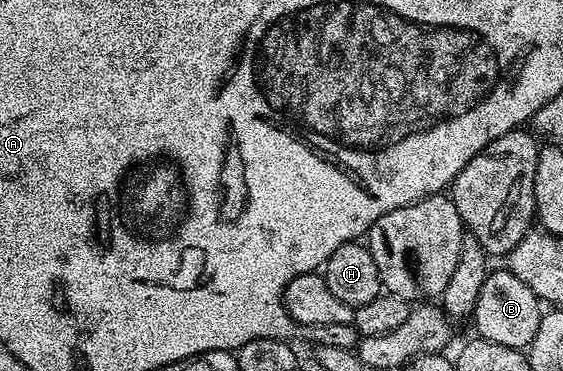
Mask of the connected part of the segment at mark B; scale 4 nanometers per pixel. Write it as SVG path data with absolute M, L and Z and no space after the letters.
M506 270L488 271L485 282L481 286L481 294L475 303L473 321L478 339L497 342L497 346L509 346L526 350L533 342L533 334L537 334L537 326L541 315L541 301L517 274Z

